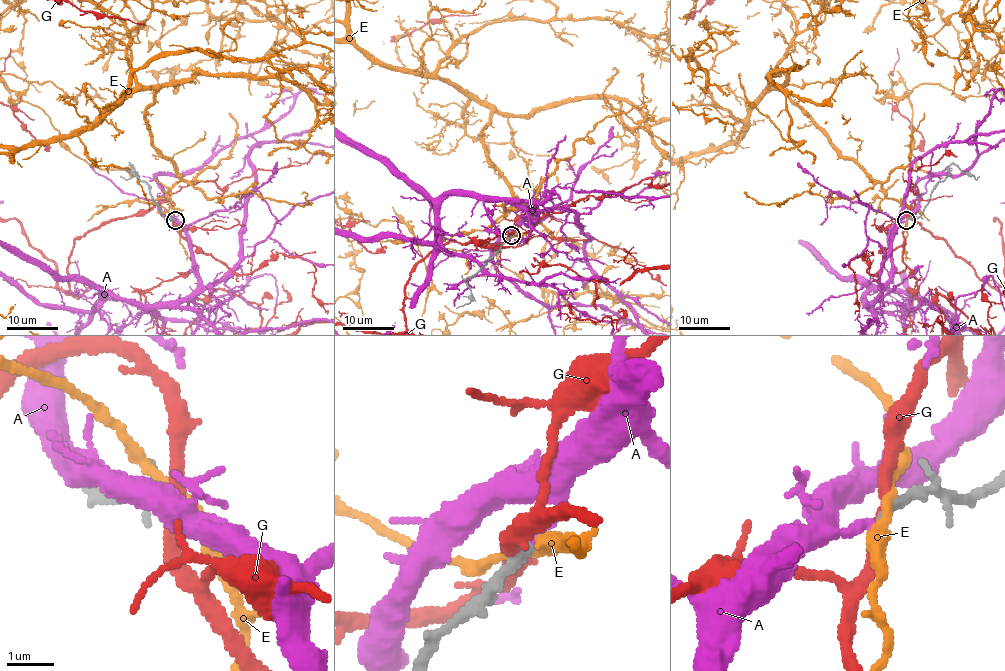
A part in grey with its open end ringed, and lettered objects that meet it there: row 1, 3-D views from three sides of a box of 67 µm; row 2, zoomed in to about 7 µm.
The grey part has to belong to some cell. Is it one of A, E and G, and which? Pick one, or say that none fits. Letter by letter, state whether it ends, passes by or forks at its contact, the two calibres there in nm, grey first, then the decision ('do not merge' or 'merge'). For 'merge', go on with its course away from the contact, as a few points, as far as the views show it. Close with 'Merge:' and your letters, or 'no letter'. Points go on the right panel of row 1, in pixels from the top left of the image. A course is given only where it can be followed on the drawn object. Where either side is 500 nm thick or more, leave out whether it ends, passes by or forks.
A: it ends | 240/220 nm | merge
E: it passes by | 280/190 nm | do not merge
G: it passes by | 280/280 nm | do not merge
Merge: A

